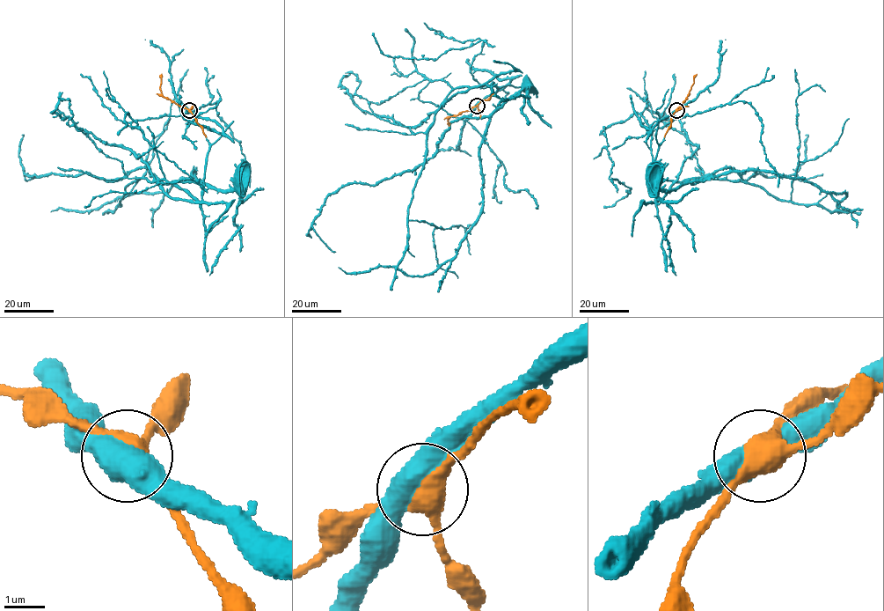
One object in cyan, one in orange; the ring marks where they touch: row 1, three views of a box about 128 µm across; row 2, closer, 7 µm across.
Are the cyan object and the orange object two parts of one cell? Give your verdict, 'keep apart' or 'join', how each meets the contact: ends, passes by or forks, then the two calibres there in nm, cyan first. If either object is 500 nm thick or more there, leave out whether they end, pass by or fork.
join; calibres 550 and 440 nm

